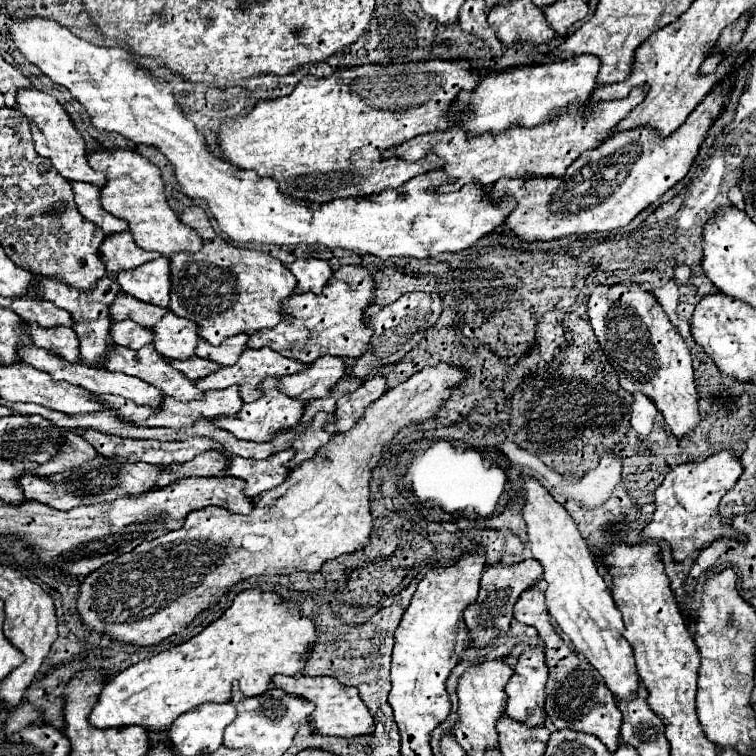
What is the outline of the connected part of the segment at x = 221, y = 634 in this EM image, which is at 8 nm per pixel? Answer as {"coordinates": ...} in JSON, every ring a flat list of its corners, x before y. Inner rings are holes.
{"coordinates":[[243,590,235,596,233,604,225,610,221,618,211,622,201,634,191,640,169,648,151,660,137,662,127,670,119,672,115,678,105,682,97,704,89,714,89,722,95,728,119,728,119,726,143,726,145,730,161,732,169,730,169,726,185,712,207,704,207,702,229,702,233,682,241,682,241,692,245,696,263,694,275,674,293,676,303,670,305,652,315,642,315,626,309,618,299,614,291,600,283,600,273,592,261,590]]}

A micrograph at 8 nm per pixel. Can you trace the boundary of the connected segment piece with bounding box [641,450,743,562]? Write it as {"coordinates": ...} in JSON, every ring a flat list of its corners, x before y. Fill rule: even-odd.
{"coordinates":[[723,450,703,462,681,464,667,472,663,484,655,490,655,512,649,524,641,530,643,538,665,540,671,546,671,556,677,562,683,562,697,550,707,548,723,536,733,536,729,524,723,524,719,518,719,500,735,486,741,476,741,462,729,450]]}

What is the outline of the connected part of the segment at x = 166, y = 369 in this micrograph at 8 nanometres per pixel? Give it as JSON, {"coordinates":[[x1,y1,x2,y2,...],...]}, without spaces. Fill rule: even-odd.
{"coordinates":[[147,344,145,348,141,350,131,350,131,348,121,348,121,346,115,346,107,356,105,356,105,362,103,366,111,372,123,372,123,374,129,374,129,376,137,376,149,384,153,384,155,388,159,388,163,394,167,396,173,396,175,400,199,400,201,398,201,390,185,376,181,376,181,372,177,372,171,362,167,358,163,358,161,354,157,354,157,350,153,348,153,344]]}

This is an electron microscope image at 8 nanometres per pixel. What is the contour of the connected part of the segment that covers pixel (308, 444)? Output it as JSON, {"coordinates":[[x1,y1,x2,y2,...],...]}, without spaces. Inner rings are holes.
{"coordinates":[[317,414,317,416,313,418,311,428,309,428,305,434,301,434,301,436,295,440,295,444,293,444,293,448,295,448,297,454,295,454,295,458,289,462,291,468,295,468,295,466,299,466,301,462,313,458,313,456,317,454,317,450,319,450,321,446,325,446,325,444,333,438,333,434,325,430,325,426,331,424,331,422,335,422,335,416,333,416,333,414,329,414,329,416]]}

